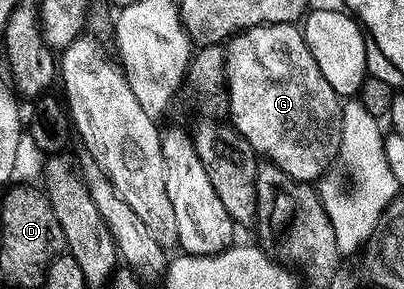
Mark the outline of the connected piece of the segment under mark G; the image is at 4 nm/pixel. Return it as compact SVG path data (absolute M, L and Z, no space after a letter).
M292 23L250 27L229 40L226 50L228 121L247 148L262 156L294 180L317 182L337 160L342 104L340 96L323 77L305 41L303 30Z

